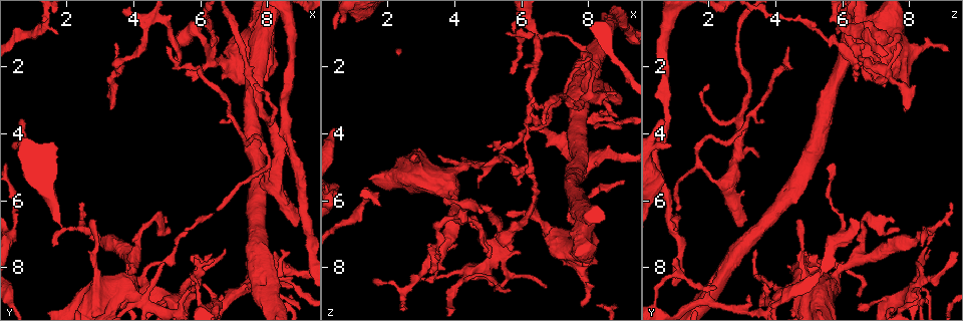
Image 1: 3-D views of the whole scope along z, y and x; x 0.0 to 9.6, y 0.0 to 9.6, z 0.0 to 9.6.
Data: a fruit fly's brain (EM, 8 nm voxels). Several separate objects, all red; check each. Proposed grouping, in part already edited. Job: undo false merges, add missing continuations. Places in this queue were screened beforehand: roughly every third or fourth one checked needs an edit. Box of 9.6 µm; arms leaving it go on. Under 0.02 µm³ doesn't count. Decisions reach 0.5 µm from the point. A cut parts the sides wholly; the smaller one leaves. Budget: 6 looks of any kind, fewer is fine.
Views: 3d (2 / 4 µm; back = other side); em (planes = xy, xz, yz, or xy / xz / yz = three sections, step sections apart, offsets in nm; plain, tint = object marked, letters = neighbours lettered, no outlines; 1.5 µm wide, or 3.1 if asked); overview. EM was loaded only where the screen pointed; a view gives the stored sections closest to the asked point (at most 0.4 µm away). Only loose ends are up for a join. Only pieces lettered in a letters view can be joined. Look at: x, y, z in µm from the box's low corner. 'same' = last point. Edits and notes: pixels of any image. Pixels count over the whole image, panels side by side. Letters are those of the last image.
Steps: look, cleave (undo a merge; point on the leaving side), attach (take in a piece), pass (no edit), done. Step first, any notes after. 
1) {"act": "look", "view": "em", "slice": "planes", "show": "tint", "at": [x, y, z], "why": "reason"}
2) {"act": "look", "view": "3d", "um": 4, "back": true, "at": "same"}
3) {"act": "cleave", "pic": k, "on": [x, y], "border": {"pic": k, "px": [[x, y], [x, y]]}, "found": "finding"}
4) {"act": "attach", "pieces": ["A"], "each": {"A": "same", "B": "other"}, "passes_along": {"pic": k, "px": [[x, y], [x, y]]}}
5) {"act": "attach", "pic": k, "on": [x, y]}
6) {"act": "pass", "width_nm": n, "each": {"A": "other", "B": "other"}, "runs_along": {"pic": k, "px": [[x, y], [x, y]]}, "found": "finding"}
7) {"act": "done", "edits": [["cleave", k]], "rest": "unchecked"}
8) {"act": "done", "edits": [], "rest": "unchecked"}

{"act": "look", "view": "3d", "um": 2, "at": [3.45, 1.30, 7.60], "why": "thin end"}

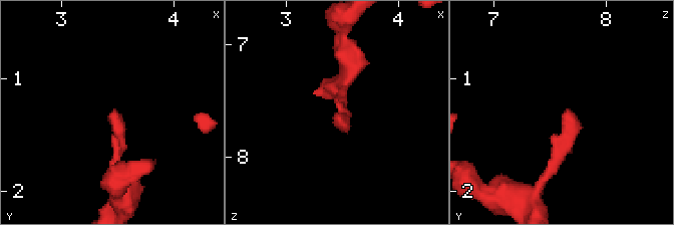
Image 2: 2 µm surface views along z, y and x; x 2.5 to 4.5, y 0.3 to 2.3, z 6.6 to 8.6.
{"act": "look", "view": "em", "slice": "planes", "show": "letters", "at": [3.48, 1.28, 7.64]}

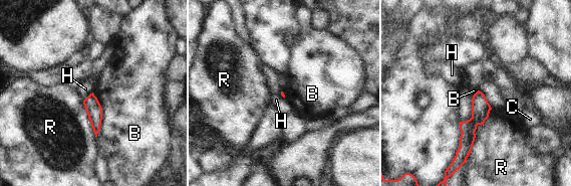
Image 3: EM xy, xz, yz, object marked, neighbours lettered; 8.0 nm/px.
{"act": "pass", "each": {"B": "other", "C": "other", "H": "other", "R": "other"}, "runs_along": {"pic": 3, "px": [[479, 94], [466, 152]]}, "found": "no lettered piece goes on from it"}

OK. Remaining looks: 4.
{"act": "look", "view": "3d", "um": 4, "at": [8.85, 6.70, 3.00], "why": "stops while still wide"}

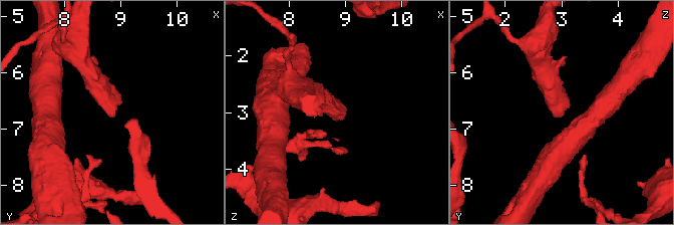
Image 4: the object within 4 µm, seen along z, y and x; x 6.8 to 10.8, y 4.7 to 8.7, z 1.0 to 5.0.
{"act": "look", "view": "em", "slice": "planes", "show": "letters", "at": [8.85, 6.75, 3.05]}

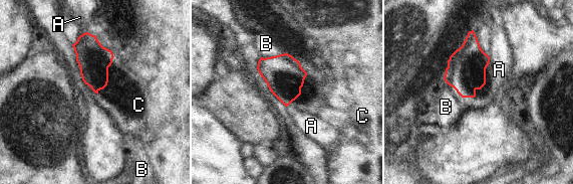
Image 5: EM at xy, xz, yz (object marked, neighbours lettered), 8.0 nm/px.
{"act": "attach", "pieces": ["C"], "longest_contact_nm": ["C", 220], "each": {"A": "other", "B": "other", "C": "same"}, "passes_along": {"pic": 5, "px": [[93, 59], [107, 69], [122, 97]]}, "found": "the neuron continues"}

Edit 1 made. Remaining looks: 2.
{"act": "done", "edits": [["attach", 5]], "rest": "unchecked"}

